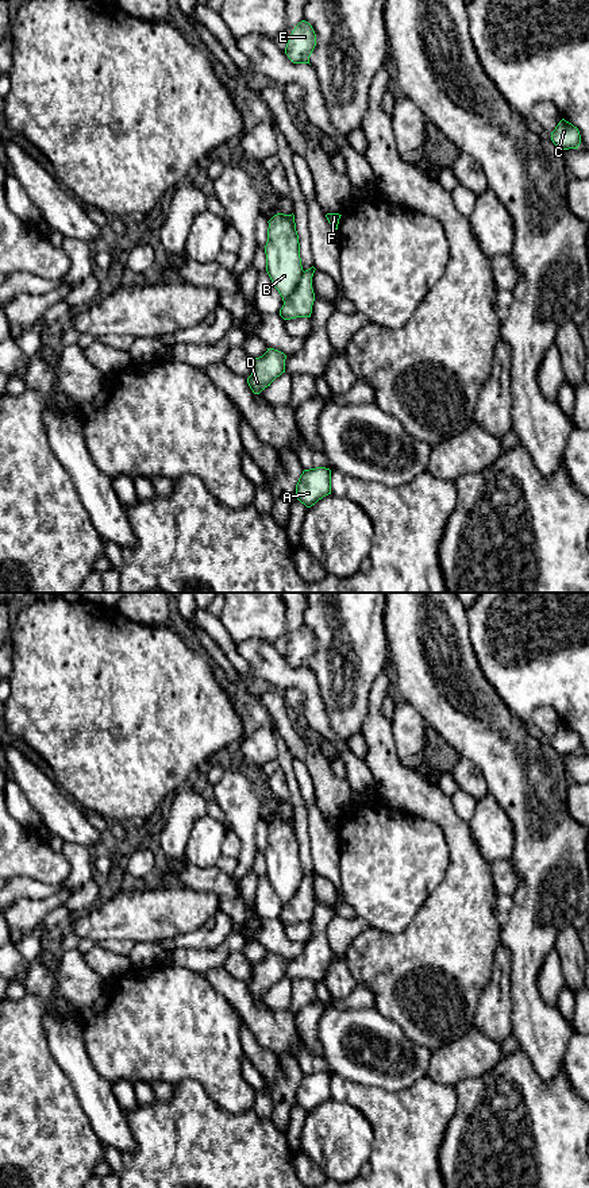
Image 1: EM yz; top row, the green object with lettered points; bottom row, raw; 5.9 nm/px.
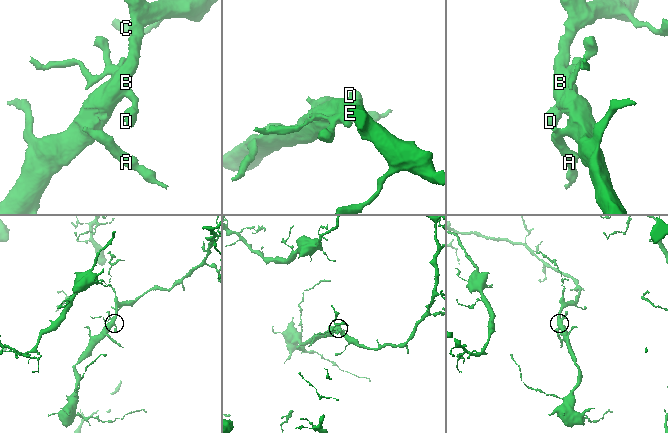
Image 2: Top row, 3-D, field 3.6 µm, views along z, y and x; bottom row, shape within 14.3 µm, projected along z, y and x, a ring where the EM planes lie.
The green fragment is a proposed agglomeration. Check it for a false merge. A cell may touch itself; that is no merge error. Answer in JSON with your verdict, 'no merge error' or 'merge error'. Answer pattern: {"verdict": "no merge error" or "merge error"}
{"verdict": "merge error"}

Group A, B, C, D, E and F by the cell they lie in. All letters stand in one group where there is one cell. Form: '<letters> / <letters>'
A B C E / D F

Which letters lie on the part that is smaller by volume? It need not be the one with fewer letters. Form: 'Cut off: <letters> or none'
Cut off: D, F

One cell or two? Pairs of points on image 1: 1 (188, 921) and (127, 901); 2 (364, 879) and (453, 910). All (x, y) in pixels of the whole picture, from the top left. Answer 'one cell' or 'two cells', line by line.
1: one cell
2: two cells

